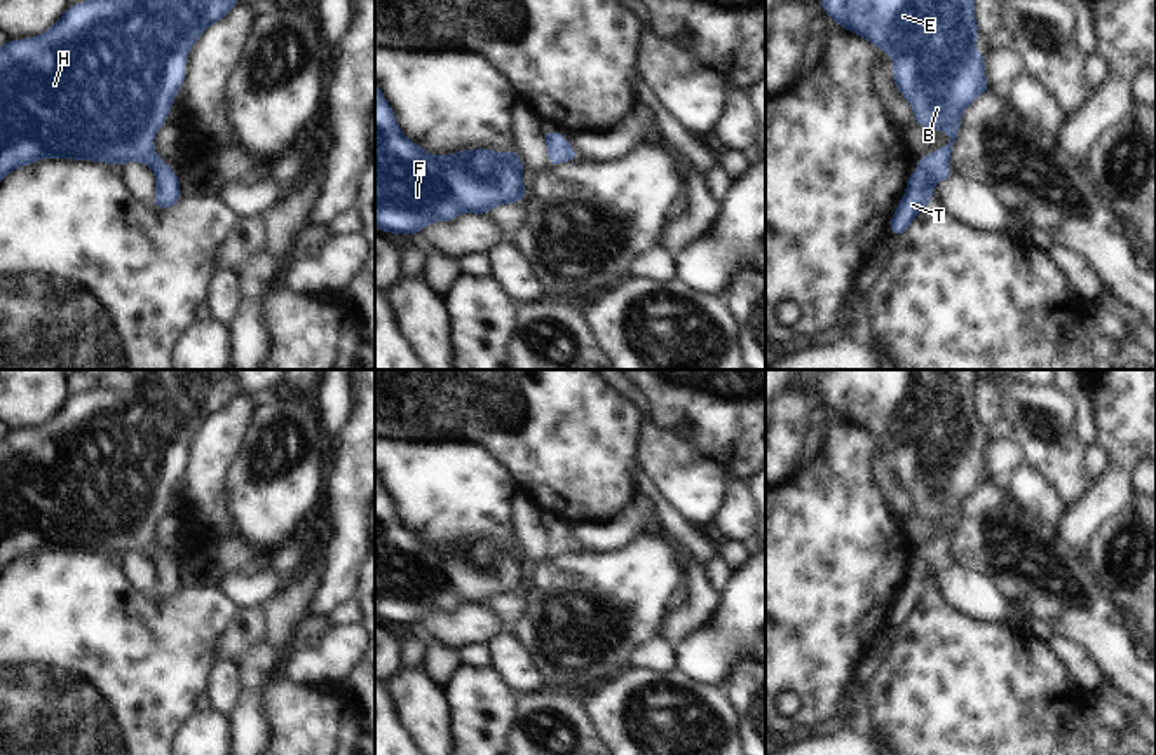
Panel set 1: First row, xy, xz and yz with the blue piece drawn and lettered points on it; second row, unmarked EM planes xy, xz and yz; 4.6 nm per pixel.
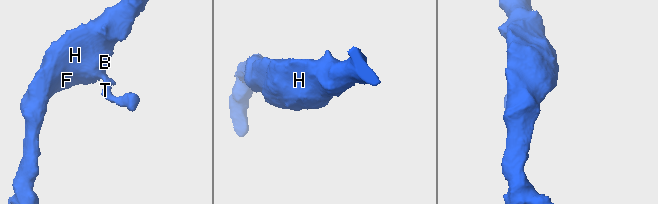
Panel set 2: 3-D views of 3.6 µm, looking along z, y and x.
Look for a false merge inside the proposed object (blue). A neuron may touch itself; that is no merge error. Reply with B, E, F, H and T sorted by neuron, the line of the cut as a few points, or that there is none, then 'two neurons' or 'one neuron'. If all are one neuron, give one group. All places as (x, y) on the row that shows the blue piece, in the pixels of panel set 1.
groups B E F H T; cut none; one neuron

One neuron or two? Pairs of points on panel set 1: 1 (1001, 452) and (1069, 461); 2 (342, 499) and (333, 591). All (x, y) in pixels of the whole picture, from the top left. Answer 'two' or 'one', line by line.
1: two
2: one

